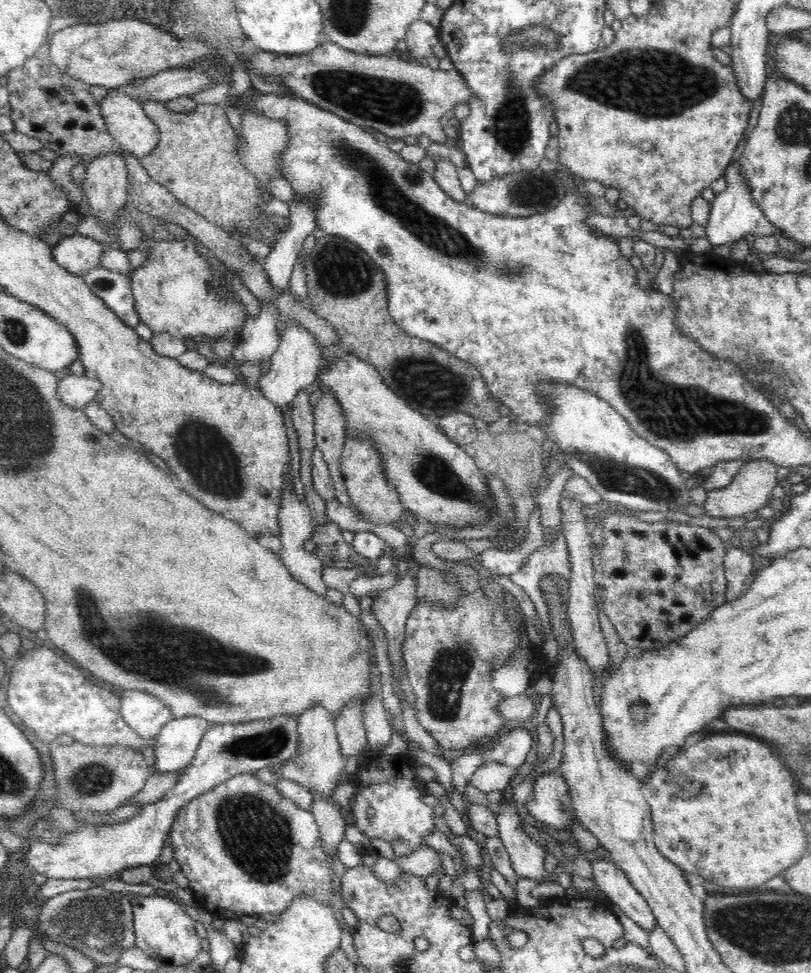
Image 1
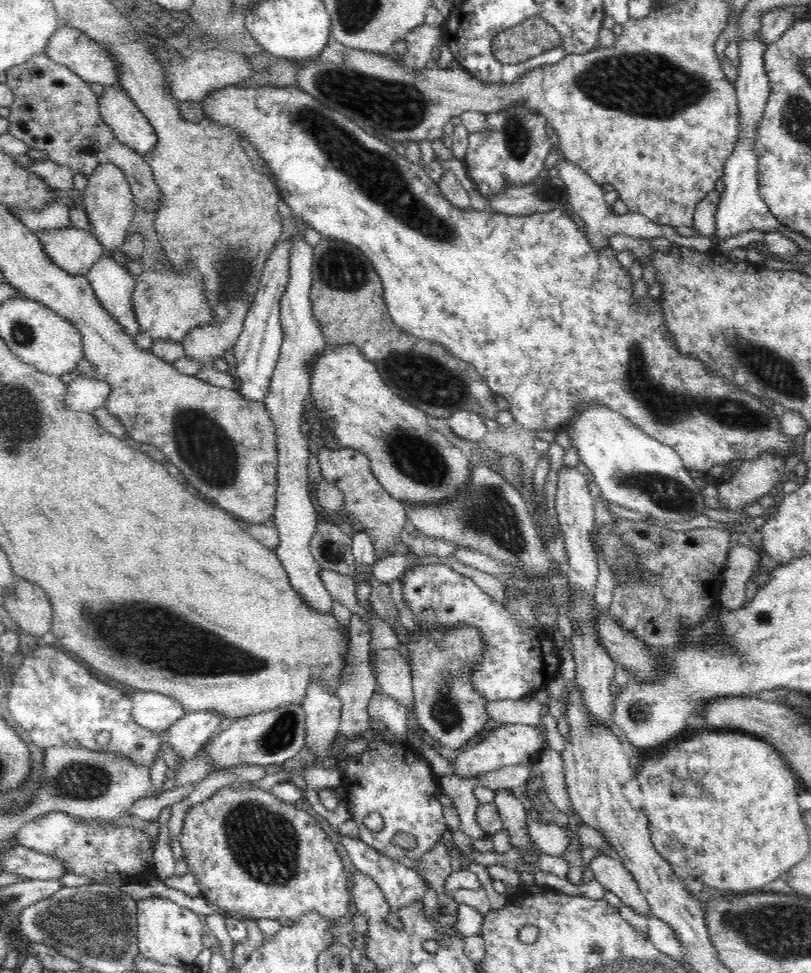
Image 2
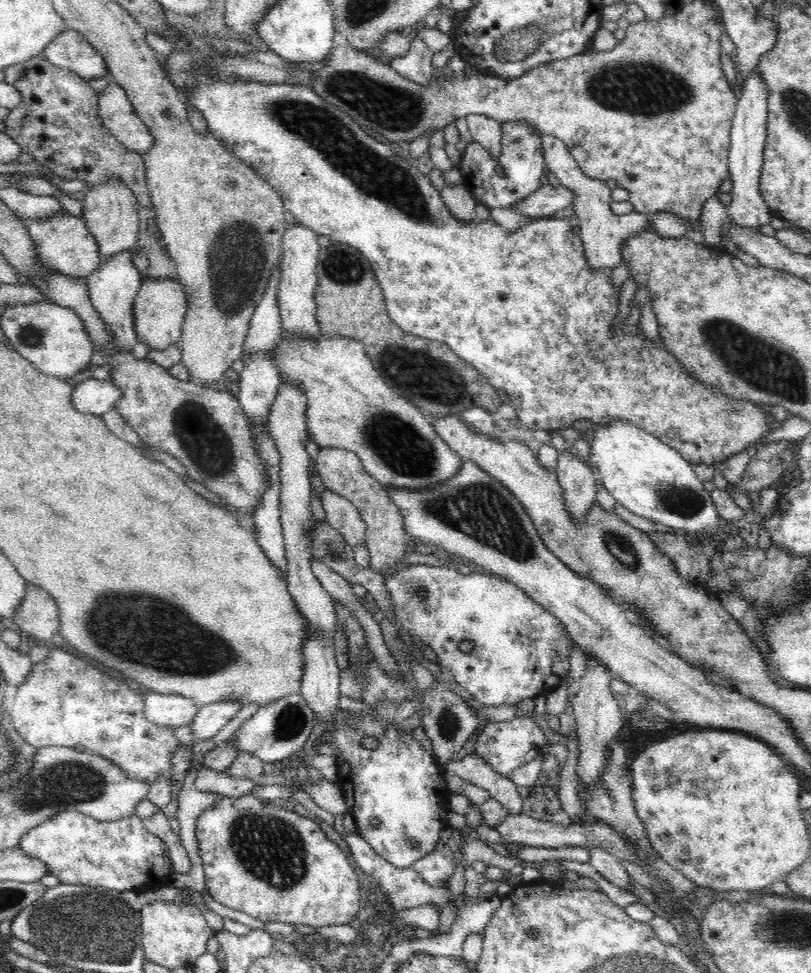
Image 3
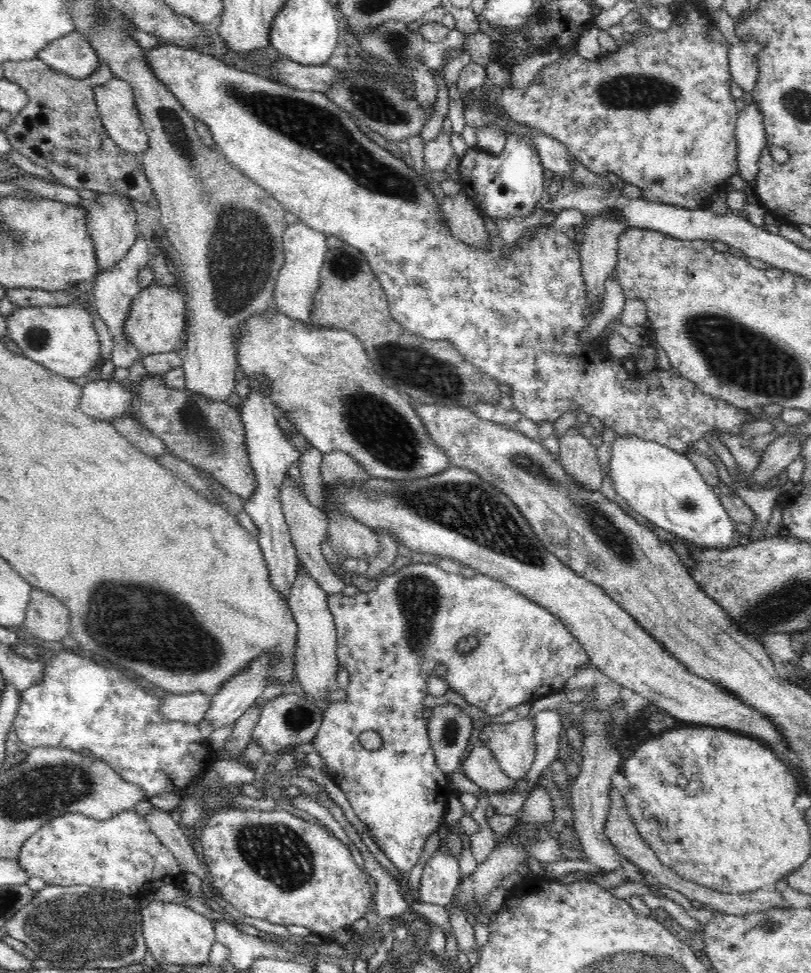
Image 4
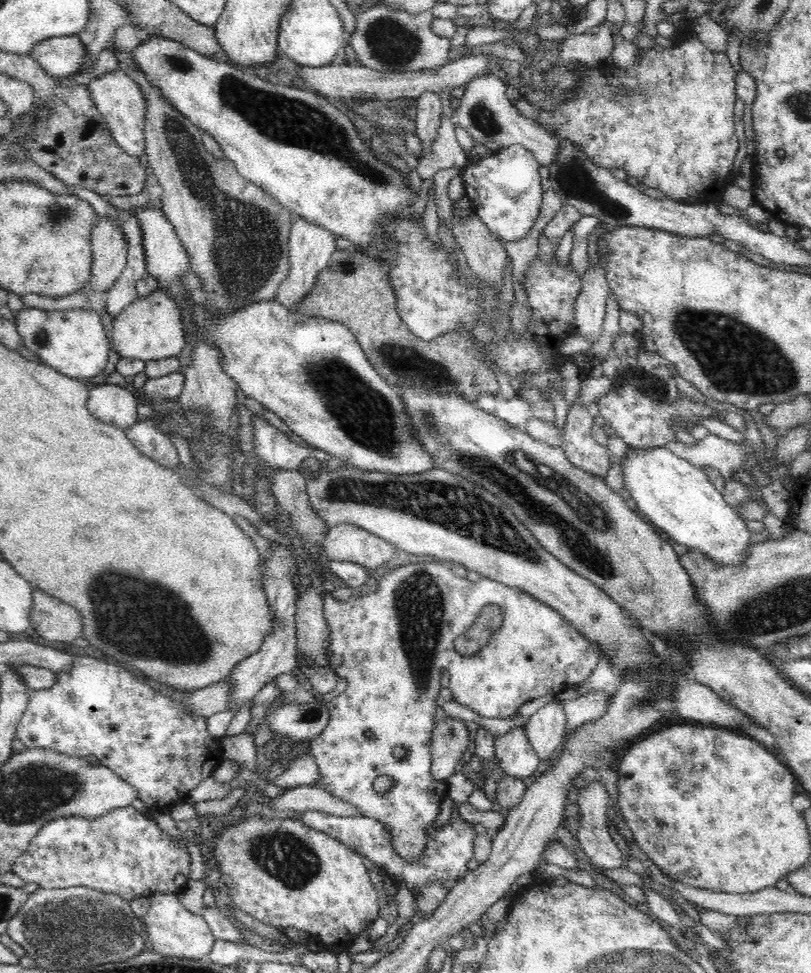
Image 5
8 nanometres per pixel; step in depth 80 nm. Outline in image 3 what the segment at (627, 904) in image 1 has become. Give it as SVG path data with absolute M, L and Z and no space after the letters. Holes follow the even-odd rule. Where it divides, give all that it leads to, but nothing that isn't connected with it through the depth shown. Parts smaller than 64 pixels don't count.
M600 847L587 848L591 856L589 864L612 884L630 892L632 877L628 875L628 872L622 866L621 860L606 849Z

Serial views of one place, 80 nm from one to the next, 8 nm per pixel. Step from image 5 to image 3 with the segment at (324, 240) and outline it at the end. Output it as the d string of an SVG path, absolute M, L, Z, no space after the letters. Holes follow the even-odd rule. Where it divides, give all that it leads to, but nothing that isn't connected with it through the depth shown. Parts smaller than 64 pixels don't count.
M294 225L283 234L283 258L279 264L281 279L277 303L283 329L298 337L319 339L322 334L316 318L315 290L318 284L316 266L324 240L304 225Z

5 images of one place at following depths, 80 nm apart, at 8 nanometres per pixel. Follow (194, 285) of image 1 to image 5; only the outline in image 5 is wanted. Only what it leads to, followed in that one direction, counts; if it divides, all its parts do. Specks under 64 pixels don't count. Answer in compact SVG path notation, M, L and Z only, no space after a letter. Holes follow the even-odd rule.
M160 288L144 298L134 300L131 305L113 318L110 332L111 347L121 358L130 360L137 358L145 363L150 360L178 356L186 344L184 341L186 334L181 321L182 307L179 304L180 301Z

